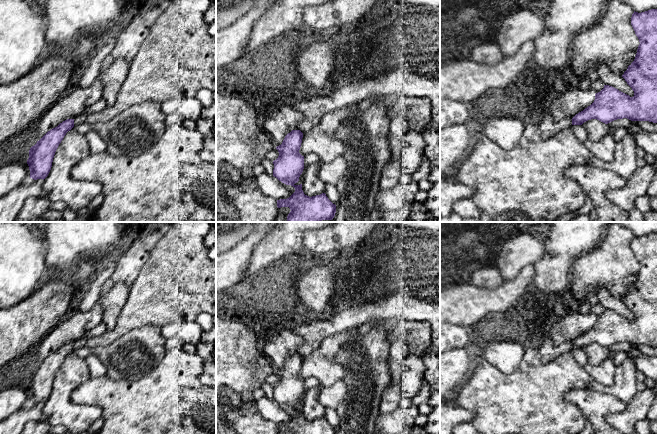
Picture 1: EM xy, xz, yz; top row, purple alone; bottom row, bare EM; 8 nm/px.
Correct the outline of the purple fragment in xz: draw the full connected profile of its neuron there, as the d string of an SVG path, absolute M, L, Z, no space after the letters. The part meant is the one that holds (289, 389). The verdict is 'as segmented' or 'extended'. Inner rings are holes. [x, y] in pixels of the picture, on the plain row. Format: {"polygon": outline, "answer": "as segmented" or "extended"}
{"polygon": "M292 354L285 360L282 368L276 371L279 380L273 385L273 400L295 412L289 422L277 424L277 431L289 431L290 434L336 434L336 429L325 417L309 421L304 418L302 408L296 408L304 393L304 380L299 377L302 362L300 354Z", "answer": "as segmented"}

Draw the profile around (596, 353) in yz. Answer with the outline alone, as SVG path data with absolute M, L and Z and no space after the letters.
M597 343L588 344L584 346L582 350L588 356L588 363L593 365L598 365L605 359L611 357L609 350Z

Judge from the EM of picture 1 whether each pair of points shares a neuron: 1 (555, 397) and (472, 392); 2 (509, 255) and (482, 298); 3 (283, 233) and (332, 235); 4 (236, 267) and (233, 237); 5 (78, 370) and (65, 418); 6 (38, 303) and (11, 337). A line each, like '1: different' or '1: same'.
1: same
2: different
3: different
4: different
5: same
6: same

